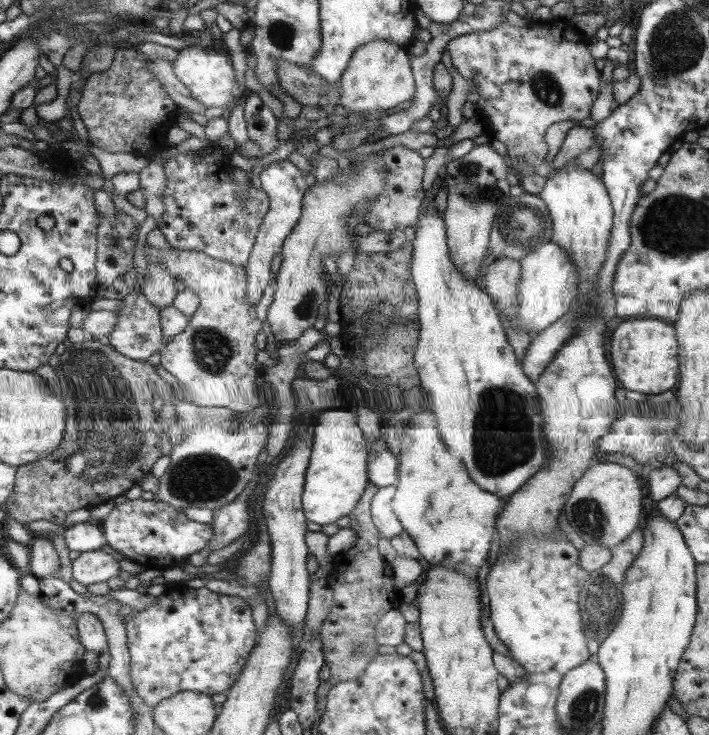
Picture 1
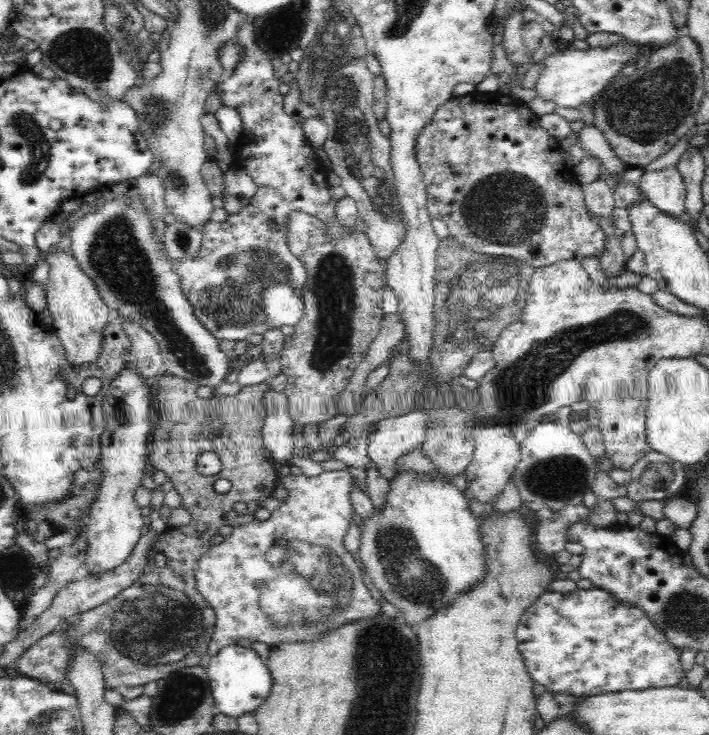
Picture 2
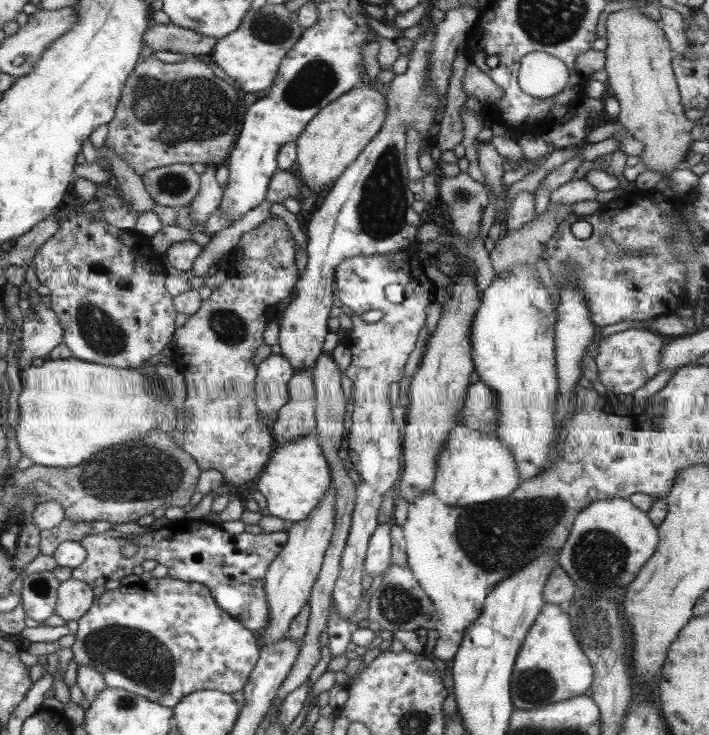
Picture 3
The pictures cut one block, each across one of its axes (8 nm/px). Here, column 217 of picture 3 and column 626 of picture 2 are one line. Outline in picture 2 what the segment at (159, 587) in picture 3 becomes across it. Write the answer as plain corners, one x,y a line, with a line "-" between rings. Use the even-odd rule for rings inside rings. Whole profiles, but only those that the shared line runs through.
592,586
569,593
548,591
541,594
522,614
515,634
517,649
526,672
545,690
570,696
586,696
676,686
685,677
680,663
681,652
651,622
646,611
635,604
623,603
611,591

